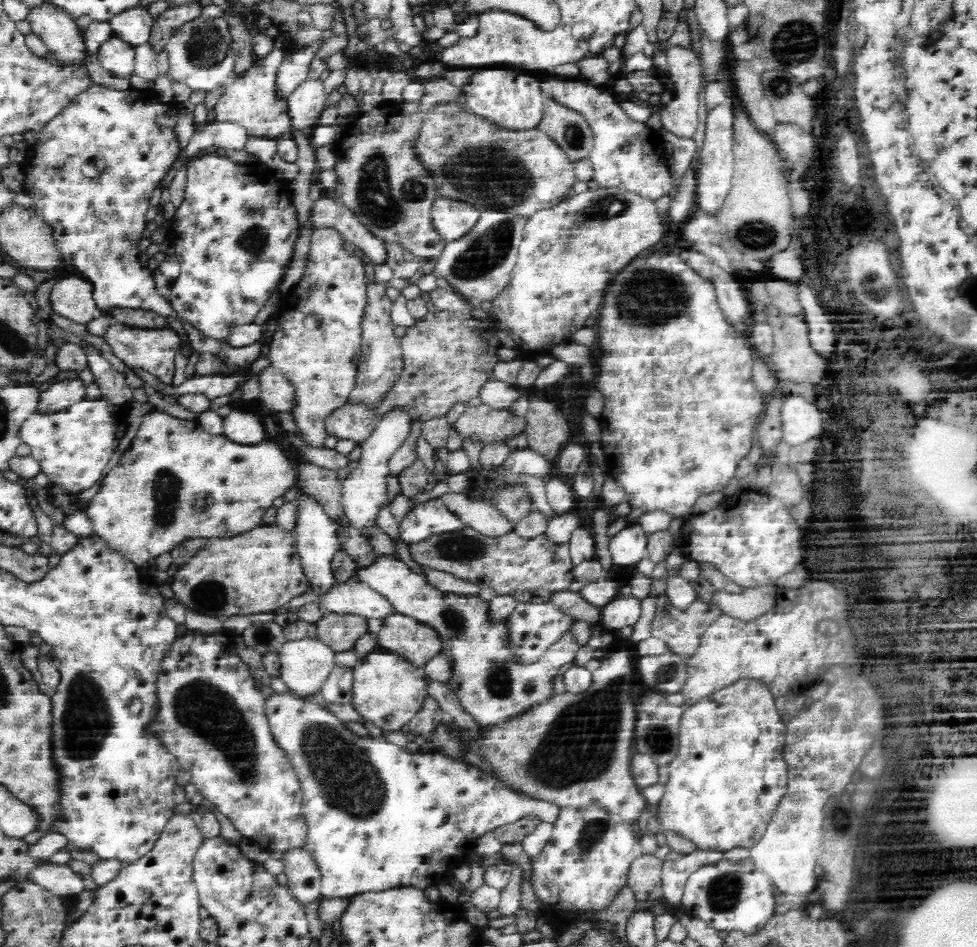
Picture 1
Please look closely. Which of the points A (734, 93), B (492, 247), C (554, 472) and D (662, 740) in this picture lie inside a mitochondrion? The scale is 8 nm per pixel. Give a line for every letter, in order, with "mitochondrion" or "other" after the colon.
A: other
B: mitochondrion
C: other
D: mitochondrion

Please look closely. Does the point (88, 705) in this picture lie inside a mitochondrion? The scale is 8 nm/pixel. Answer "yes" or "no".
yes

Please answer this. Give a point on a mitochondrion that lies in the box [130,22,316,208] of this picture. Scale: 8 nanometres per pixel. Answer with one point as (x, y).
(204, 48)

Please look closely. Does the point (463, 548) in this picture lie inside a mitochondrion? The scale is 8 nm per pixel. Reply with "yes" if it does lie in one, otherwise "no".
yes

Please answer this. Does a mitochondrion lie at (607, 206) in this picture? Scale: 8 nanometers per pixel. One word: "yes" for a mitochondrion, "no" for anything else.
yes

